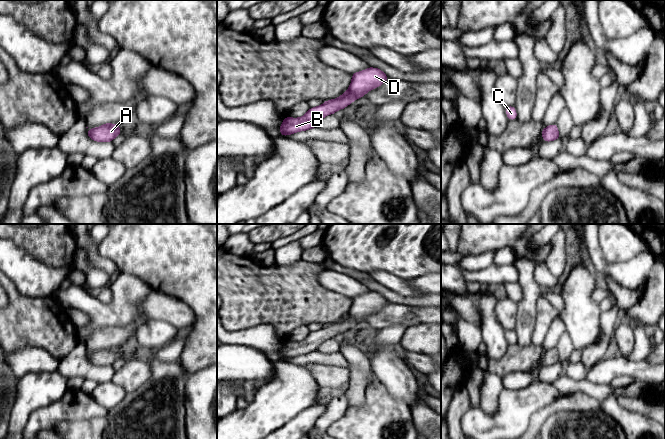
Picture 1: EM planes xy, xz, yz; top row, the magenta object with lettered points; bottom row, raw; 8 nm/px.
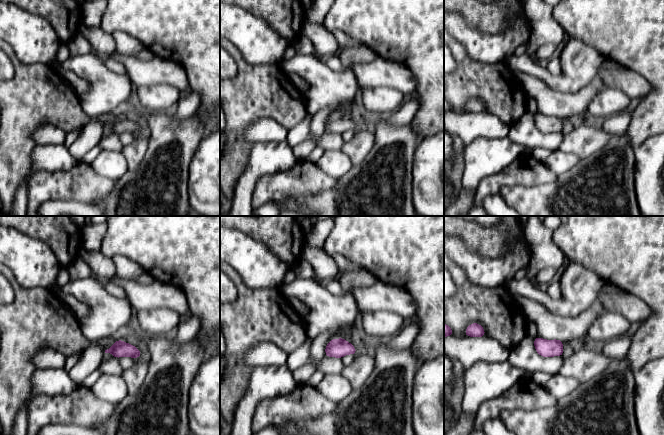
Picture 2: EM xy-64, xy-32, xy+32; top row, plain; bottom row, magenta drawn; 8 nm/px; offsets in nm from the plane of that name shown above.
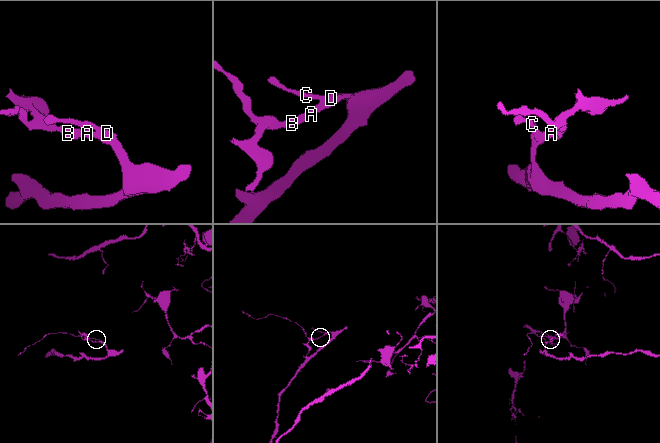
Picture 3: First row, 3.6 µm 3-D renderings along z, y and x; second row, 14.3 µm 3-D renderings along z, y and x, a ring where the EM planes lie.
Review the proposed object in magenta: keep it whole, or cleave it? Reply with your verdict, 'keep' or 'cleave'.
keep

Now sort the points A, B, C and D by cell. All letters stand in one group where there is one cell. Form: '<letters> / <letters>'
A B C D

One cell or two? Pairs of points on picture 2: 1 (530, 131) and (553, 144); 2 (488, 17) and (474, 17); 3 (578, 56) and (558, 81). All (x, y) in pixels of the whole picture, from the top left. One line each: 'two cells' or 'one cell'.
1: one cell
2: one cell
3: one cell

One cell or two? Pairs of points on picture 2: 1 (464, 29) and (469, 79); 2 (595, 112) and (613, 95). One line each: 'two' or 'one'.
1: two
2: one

